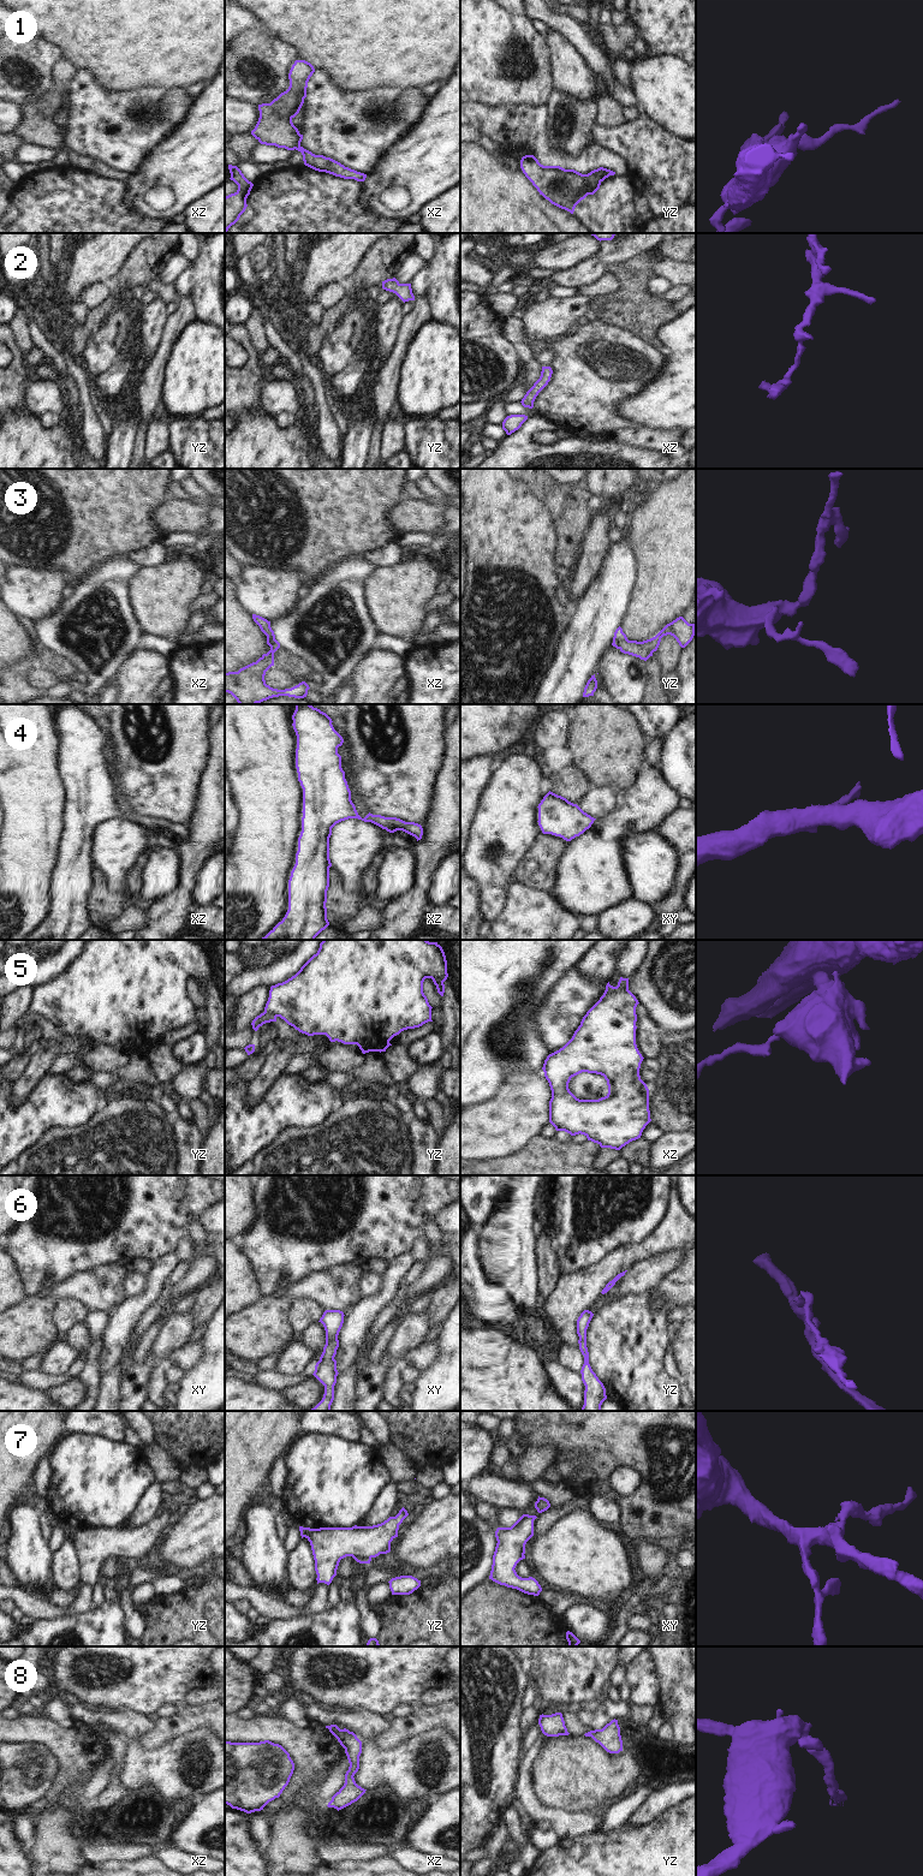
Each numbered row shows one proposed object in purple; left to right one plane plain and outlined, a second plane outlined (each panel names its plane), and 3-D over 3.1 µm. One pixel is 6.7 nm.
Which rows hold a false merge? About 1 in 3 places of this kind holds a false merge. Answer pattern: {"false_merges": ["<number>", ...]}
{"false_merges": ["5"]}

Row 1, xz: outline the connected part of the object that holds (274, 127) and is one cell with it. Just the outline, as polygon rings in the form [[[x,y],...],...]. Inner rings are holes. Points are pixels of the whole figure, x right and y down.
[[[296,60],[288,73],[288,89],[270,103],[258,105],[260,118],[251,135],[261,144],[300,151],[304,165],[315,171],[364,181],[367,174],[345,167],[331,157],[315,155],[300,145],[303,135],[293,125],[292,119],[299,113],[304,103],[308,82],[314,72],[315,69],[310,62]]]

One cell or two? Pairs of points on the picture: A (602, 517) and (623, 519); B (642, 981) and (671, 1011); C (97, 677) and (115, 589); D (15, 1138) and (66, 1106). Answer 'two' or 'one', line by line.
A: two
B: one
C: one
D: one

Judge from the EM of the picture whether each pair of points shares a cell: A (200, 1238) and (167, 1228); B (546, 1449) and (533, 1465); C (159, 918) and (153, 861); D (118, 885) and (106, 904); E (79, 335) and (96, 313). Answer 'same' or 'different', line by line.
A: different
B: same
C: different
D: different
E: same

